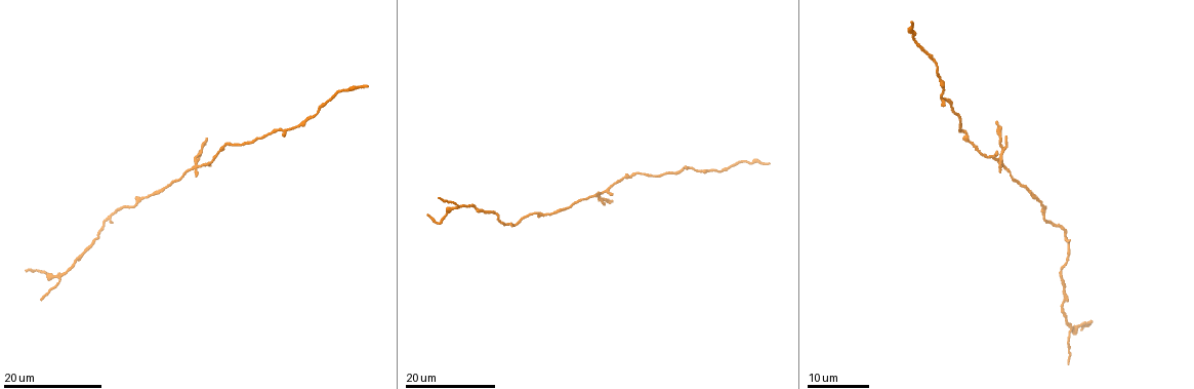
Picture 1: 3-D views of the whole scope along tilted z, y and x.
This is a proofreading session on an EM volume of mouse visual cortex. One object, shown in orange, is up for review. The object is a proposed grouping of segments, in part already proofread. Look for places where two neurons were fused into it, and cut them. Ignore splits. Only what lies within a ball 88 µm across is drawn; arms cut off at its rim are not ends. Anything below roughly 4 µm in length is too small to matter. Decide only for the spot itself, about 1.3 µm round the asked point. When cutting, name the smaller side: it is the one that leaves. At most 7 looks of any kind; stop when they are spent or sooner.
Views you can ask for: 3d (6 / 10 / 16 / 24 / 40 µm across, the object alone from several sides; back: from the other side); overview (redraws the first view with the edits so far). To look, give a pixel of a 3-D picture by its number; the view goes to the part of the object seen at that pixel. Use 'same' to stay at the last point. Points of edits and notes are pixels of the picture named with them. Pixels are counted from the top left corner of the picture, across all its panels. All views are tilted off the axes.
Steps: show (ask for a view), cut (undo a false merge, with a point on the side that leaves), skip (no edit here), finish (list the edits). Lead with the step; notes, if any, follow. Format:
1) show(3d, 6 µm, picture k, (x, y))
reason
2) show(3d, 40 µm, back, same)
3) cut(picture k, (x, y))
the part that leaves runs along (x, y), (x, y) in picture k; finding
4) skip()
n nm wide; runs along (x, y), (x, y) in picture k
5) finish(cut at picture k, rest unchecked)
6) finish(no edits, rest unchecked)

show(3d, 24 µm, picture 1, (998, 158))
looks like a crossing

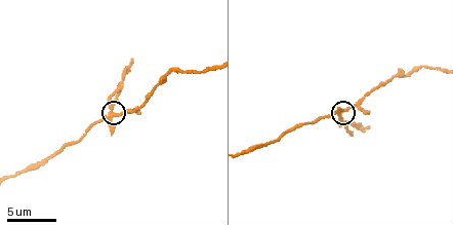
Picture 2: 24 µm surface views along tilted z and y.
show(3d, 6 µm, picture 2, (110, 114))

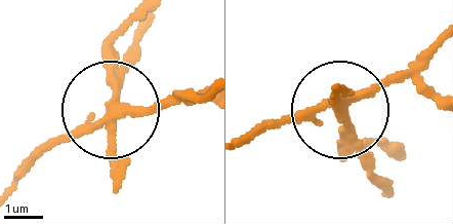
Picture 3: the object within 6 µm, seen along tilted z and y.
cut(picture 3, (120, 173))
250 nm wide; the part that leaves runs along (108, 116), (119, 84), (113, 38), (128, 19) in picture 3; a second neuron is stuck on

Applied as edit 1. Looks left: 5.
show(3d, 24 µm, picture 1, (134, 204))
calibre changes

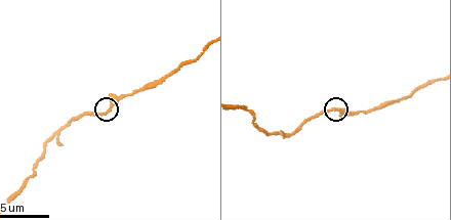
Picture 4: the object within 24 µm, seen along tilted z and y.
show(3d, 6 µm, picture 4, (337, 111))

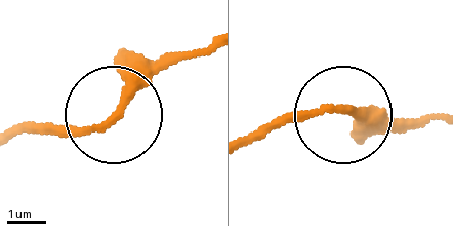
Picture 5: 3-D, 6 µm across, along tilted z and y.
skip()
all the same neuron

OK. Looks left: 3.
show(3d, 16 µm, picture 4, (7, 202))
a narrow waist

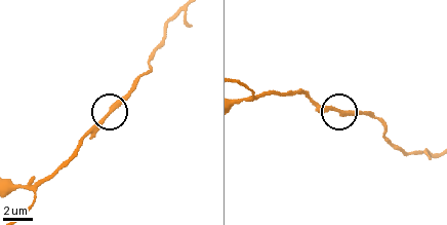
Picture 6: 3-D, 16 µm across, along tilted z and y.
skip()
runs along (177, 13), (150, 60), (149, 72), (85, 135) in picture 6; continuous, no second neuron

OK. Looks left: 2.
finish(cut at picture 3, rest unchecked)

